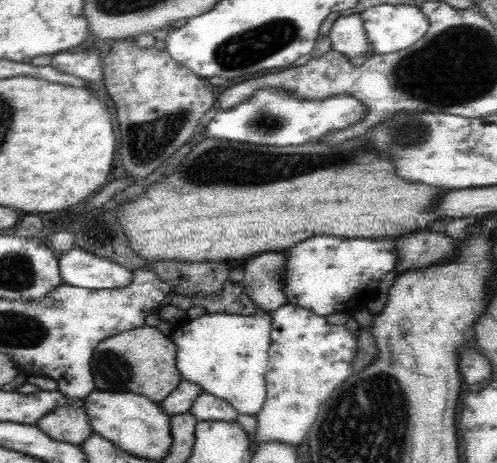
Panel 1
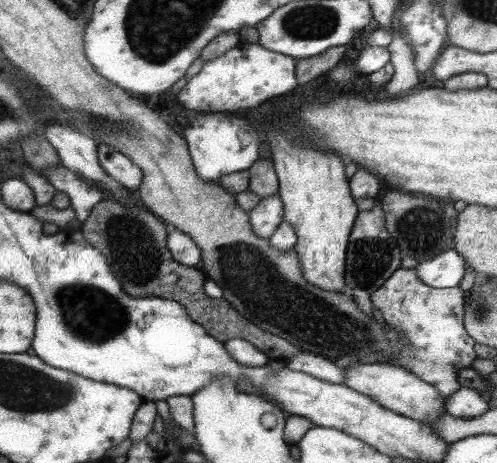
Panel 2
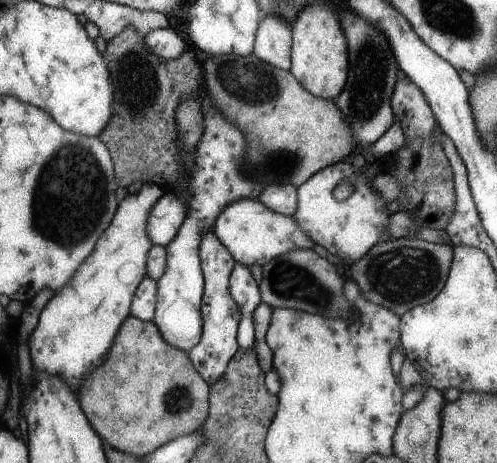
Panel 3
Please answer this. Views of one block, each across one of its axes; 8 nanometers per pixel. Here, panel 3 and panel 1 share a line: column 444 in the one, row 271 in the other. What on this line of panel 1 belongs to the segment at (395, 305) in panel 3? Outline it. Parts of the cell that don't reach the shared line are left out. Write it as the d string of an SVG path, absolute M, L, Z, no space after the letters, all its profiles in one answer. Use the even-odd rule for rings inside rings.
M262 252L248 258L244 266L244 290L260 312L274 312L288 304L282 292L286 260L286 252Z

